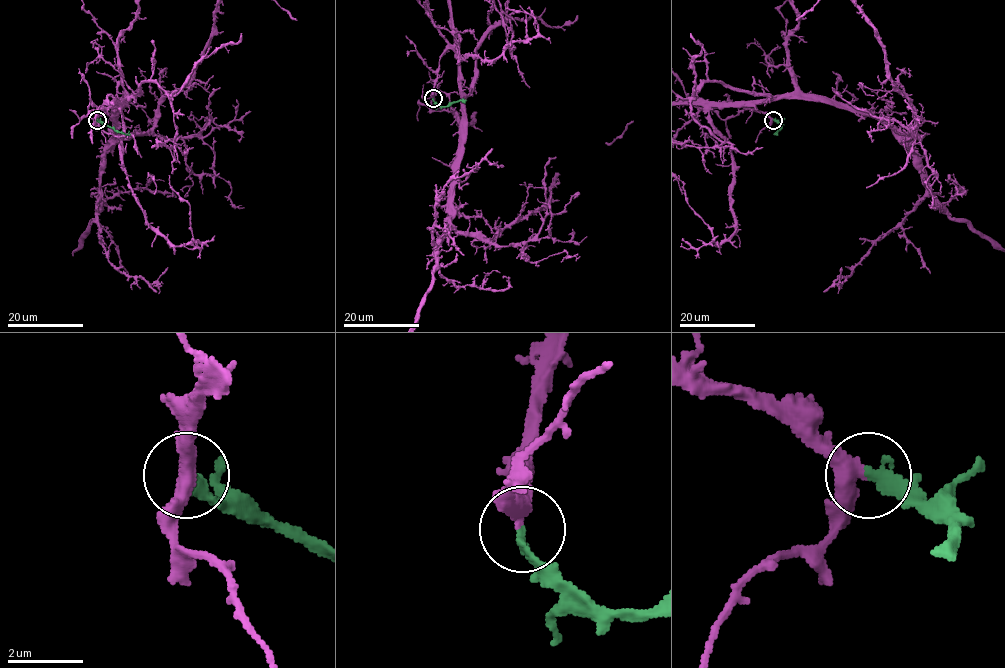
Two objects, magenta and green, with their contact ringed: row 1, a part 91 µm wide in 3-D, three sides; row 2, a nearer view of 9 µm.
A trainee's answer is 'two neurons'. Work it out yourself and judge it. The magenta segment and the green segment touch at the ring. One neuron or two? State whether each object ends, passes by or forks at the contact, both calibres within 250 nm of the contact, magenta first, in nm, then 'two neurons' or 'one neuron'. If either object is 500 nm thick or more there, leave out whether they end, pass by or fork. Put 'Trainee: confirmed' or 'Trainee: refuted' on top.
Trainee: refuted
magenta passes by; green ends there; 380 nm thick on the magenta side, 240 nm on the other; one neuron

